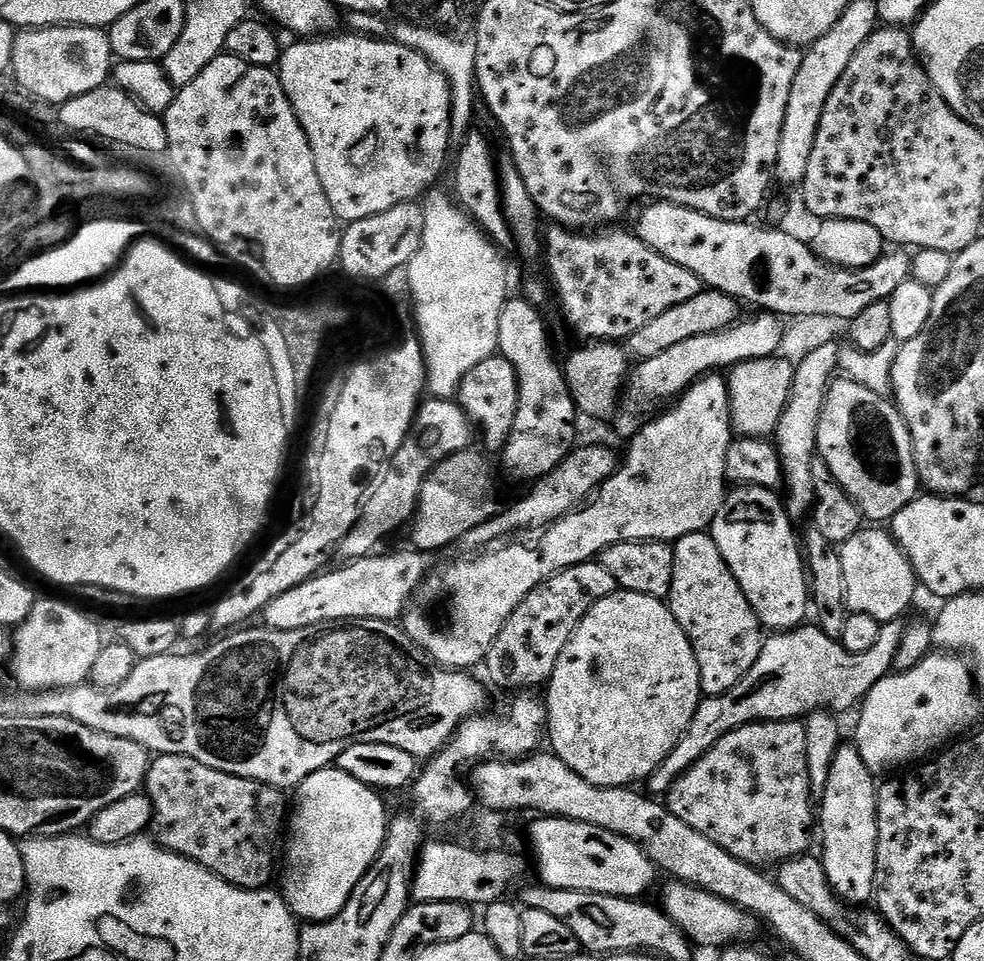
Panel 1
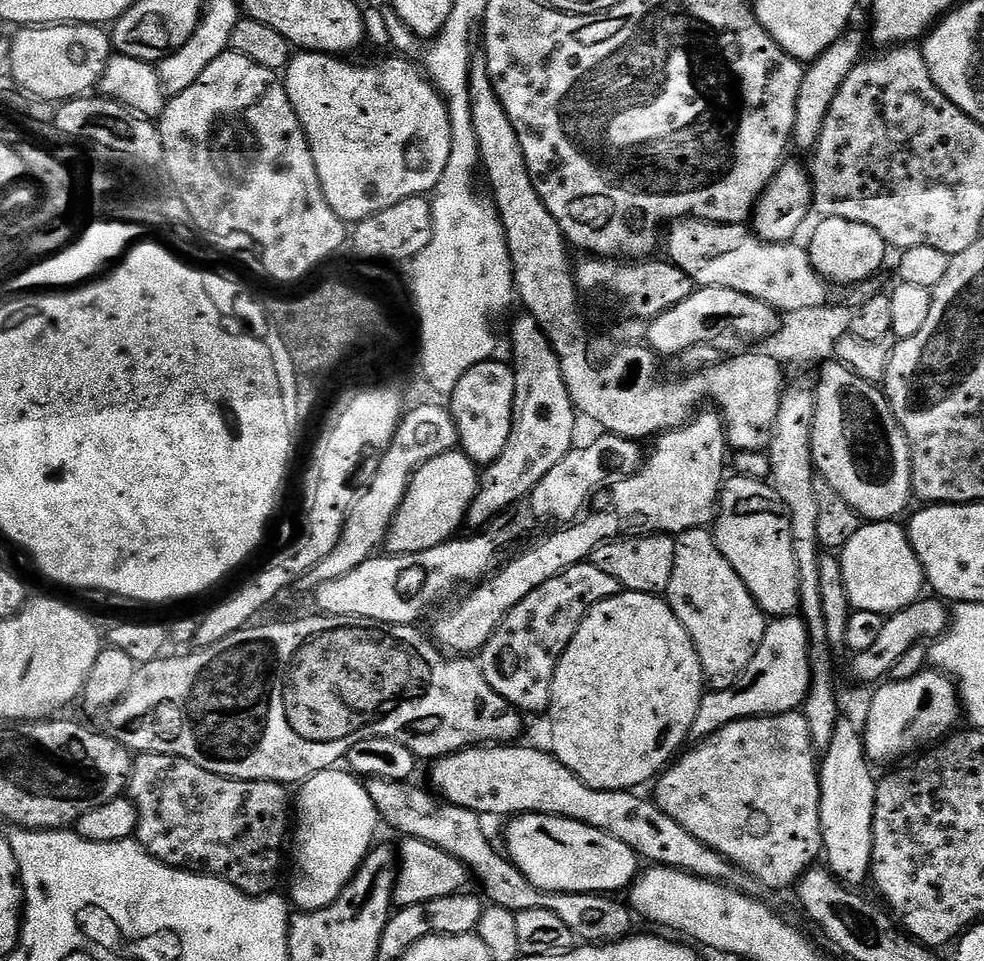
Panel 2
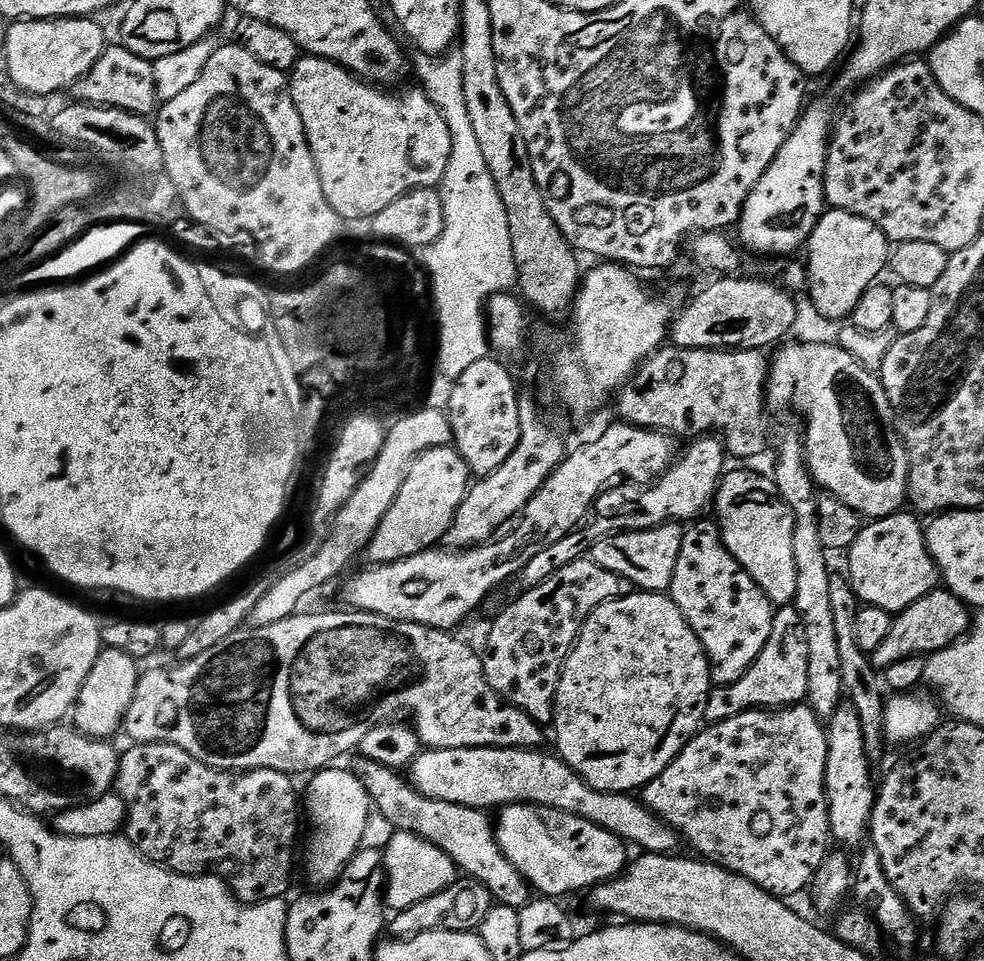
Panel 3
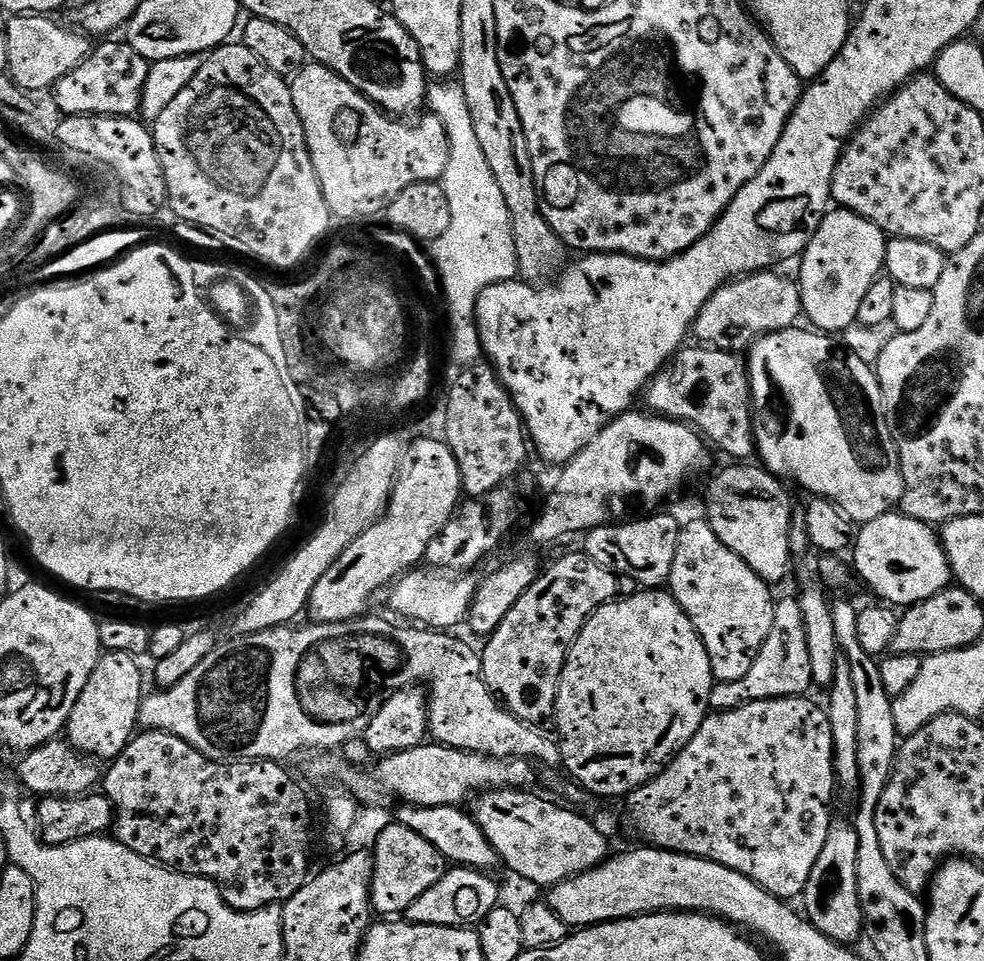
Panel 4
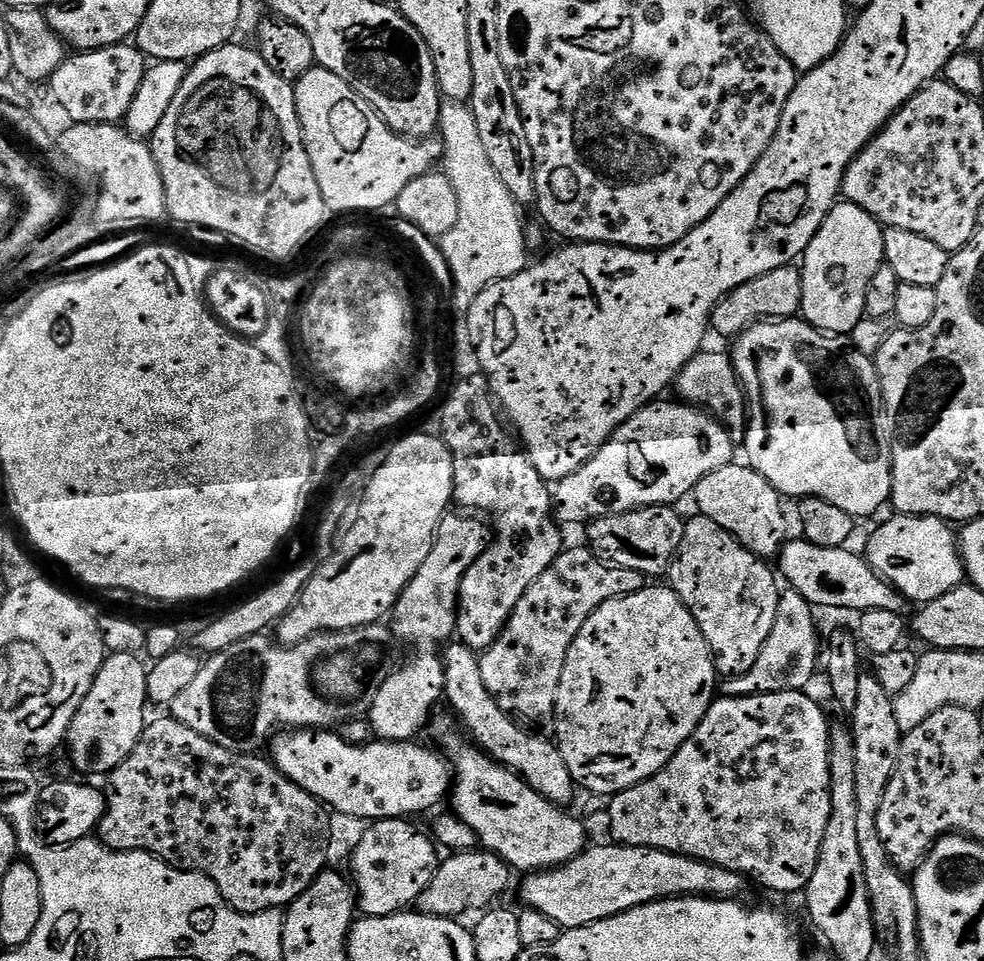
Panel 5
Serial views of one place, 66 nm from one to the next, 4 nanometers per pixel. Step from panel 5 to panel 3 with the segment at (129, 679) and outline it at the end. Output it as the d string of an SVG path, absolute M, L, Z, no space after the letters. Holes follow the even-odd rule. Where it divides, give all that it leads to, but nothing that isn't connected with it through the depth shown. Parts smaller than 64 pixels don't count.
M104 648L98 654L82 690L74 705L74 727L84 736L93 736L96 740L108 740L124 727L124 719L130 710L130 702L134 702L134 690L142 675L136 669L138 662L130 658L130 654L122 654L122 650Z

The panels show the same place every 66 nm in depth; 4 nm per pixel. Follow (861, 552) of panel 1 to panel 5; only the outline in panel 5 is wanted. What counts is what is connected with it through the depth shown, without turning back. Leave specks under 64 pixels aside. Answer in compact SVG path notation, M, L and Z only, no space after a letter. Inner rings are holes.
M896 514L893 517L893 520L886 521L868 540L866 559L879 576L883 576L892 587L897 588L909 602L916 606L934 602L934 598L942 598L942 594L950 594L950 590L965 583L964 558L960 555L957 533L949 521L939 520L933 516Z

